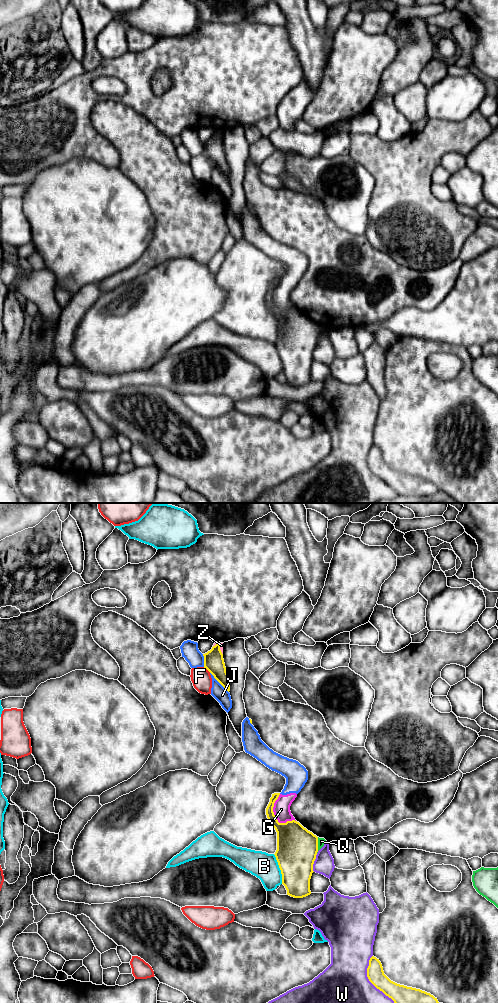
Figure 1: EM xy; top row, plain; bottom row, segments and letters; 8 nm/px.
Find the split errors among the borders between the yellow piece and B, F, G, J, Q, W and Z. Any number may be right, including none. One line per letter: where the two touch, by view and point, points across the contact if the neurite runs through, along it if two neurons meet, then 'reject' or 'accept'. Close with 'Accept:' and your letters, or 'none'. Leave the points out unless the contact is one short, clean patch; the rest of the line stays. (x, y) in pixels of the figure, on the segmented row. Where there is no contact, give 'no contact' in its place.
B: contact xy (280, 869); reject
F: contact xy (207, 669); reject
G: contact xy (275, 816); reject
J: contact xy (218, 681); reject
Q: contact xy (317, 845); reject
W: contact xy (369, 980); reject
Z: contact xy (219, 649); border xy (220, 643), (222, 654); reject
Accept: none

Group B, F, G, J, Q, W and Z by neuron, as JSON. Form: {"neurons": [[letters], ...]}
{"neurons": [["B"], ["F"], ["G", "J", "Q"], ["W"], ["Z"]]}

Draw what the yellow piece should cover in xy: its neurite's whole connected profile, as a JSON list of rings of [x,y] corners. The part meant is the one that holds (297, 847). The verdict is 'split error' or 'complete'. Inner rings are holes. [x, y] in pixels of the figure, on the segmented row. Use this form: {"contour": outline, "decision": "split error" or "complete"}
{"contour": [[[272,794],[266,808],[267,818],[277,832],[277,850],[274,855],[287,895],[303,898],[311,894],[310,879],[318,852],[318,837],[295,820],[278,822],[273,807],[279,795]]], "decision": "complete"}

